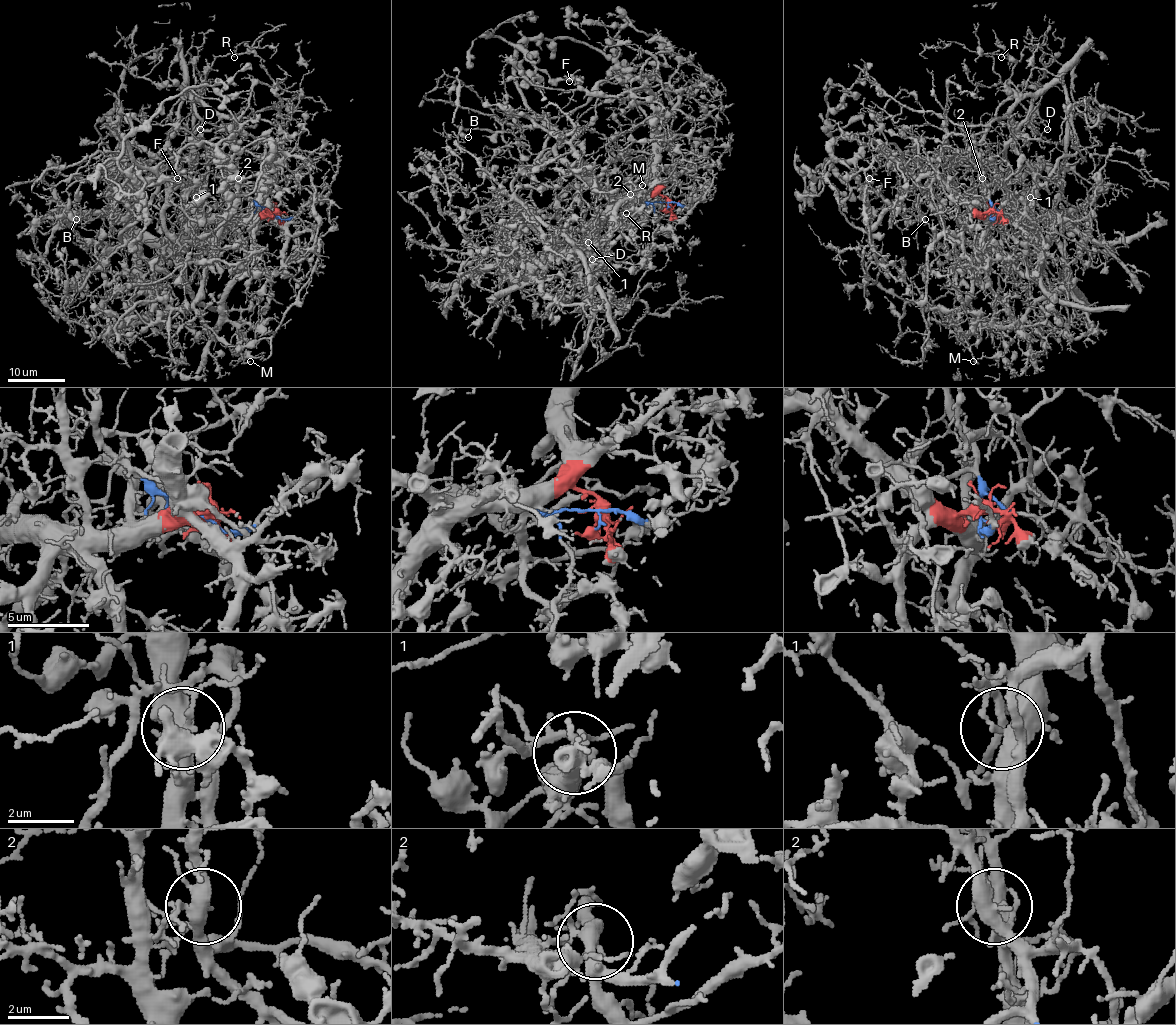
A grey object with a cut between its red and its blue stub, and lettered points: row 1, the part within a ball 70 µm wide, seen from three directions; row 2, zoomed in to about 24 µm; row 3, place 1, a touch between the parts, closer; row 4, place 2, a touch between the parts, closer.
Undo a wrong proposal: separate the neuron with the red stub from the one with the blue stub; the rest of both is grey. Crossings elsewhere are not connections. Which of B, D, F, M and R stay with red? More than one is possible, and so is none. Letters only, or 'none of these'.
B, D, F, M

